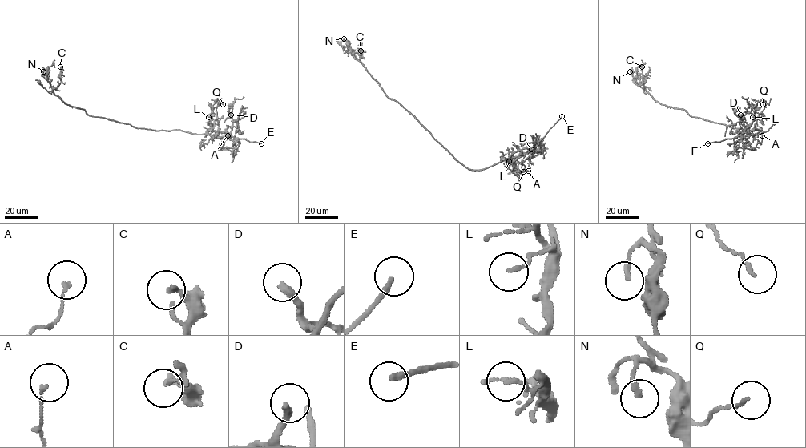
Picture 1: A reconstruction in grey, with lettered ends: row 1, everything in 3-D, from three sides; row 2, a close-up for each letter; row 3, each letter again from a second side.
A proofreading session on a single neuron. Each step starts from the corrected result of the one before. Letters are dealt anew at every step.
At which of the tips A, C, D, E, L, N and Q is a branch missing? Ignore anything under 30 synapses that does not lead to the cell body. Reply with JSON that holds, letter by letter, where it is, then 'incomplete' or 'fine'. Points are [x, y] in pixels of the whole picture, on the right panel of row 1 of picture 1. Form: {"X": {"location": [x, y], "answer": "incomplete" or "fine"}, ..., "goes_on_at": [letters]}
{"A": {"location": [762, 135], "answer": "fine"}, "C": {"location": [642, 66], "answer": "fine"}, "D": {"location": [740, 115], "answer": "incomplete"}, "E": {"location": [707, 143], "answer": "incomplete"}, "L": {"location": [752, 117], "answer": "fine"}, "N": {"location": [630, 71], "answer": "fine"}, "Q": {"location": [763, 104], "answer": "fine"}, "goes_on_at": ["D", "E"]}

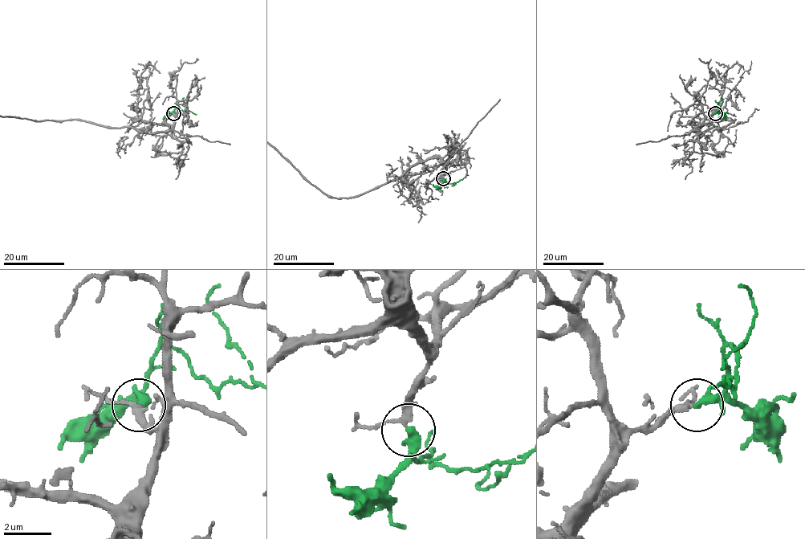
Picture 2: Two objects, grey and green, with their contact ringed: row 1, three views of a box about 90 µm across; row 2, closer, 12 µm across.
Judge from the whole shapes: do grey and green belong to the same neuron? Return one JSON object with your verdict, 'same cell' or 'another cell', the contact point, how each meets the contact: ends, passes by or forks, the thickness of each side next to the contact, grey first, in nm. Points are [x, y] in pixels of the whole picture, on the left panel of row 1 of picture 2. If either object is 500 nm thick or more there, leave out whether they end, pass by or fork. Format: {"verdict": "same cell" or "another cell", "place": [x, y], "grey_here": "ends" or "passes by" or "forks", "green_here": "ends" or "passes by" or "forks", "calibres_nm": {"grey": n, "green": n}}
{"verdict": "same cell", "place": [173, 113], "grey_here": "passes by", "green_here": "passes by", "calibres_nm": {"grey": 240, "green": 280}}

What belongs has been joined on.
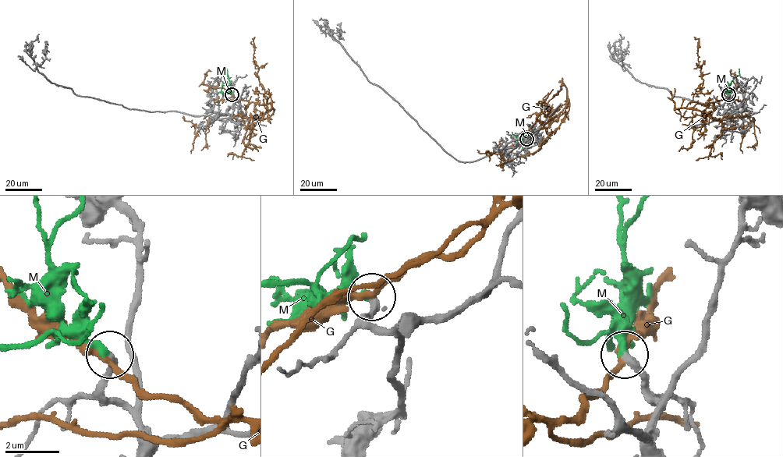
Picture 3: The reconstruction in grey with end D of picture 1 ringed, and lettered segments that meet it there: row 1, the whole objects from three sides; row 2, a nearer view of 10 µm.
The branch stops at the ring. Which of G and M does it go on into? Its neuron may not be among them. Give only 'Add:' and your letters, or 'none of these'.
Add: M

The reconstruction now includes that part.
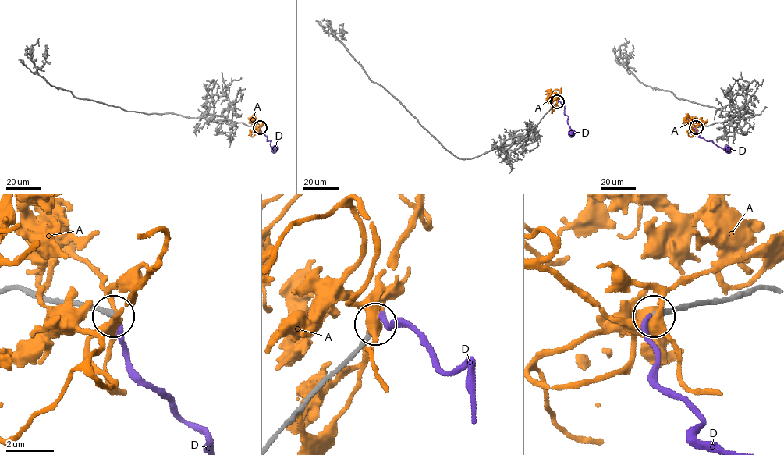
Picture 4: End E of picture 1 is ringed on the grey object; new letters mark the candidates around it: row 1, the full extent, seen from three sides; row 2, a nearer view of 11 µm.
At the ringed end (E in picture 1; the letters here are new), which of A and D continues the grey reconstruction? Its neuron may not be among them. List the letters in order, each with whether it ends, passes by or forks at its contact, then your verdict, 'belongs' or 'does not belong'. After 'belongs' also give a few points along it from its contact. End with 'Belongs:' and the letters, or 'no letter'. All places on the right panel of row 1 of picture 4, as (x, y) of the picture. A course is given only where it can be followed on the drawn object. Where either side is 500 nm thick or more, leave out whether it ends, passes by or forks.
A: it forks | does not belong
D: it ends | belongs | via (696, 127), (699, 136), (728, 149)
Belongs: D

